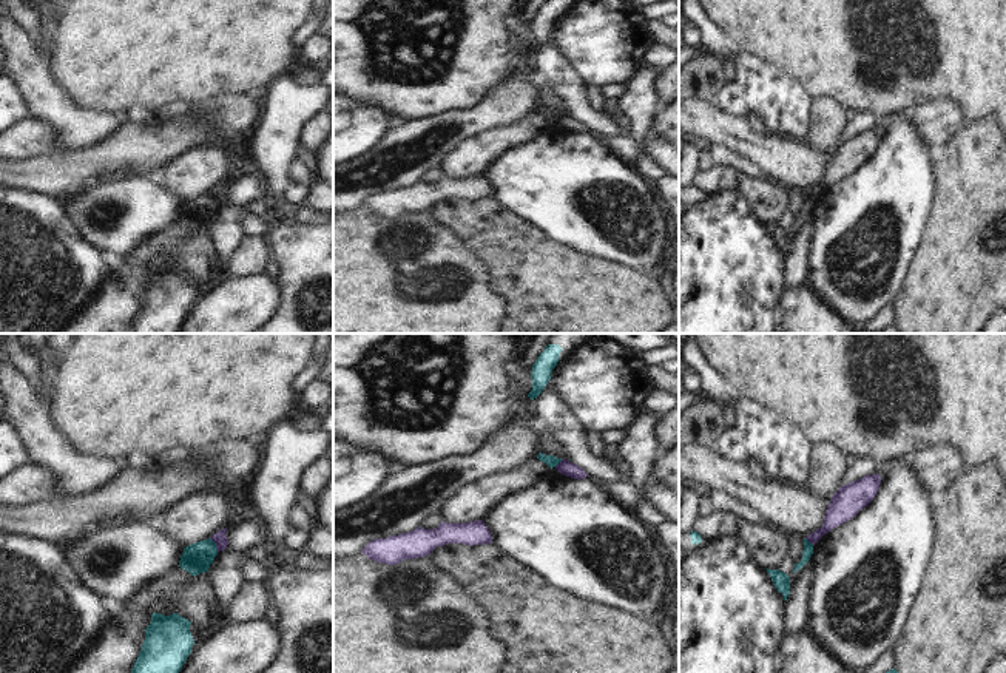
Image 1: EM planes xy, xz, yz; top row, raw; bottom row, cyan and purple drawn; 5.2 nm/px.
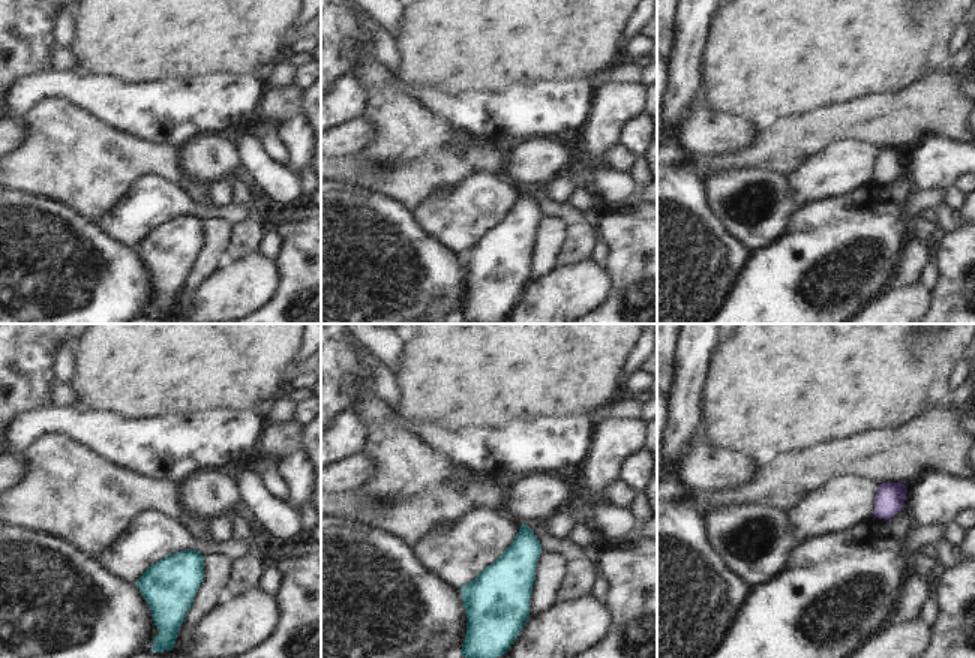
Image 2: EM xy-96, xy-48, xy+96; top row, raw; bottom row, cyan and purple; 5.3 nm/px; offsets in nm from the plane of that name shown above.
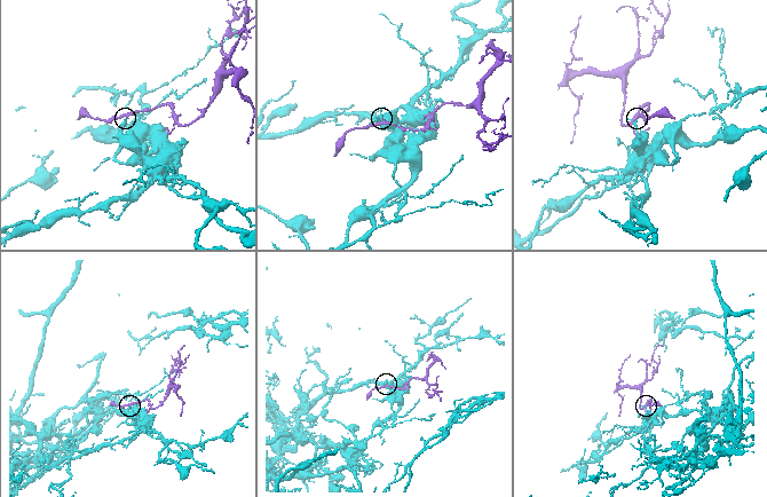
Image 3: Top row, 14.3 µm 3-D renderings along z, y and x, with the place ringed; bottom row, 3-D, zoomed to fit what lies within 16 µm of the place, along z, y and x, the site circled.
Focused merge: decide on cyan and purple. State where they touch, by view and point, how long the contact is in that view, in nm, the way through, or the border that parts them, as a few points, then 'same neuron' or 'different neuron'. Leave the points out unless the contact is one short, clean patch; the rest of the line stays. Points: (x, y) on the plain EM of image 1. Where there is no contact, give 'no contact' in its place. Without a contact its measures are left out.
contact xy (215, 199); length 90 nm; border xy (210, 192), (218, 206); different neuron

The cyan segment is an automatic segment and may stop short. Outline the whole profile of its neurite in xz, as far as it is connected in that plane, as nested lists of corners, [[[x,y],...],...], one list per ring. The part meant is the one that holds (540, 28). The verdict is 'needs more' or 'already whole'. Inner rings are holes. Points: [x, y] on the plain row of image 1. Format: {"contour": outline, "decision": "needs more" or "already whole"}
{"contour": [[[546,0],[532,19],[531,32],[532,43],[528,48],[531,54],[537,52],[548,36],[551,34],[551,26],[557,17],[577,0]]], "decision": "needs more"}

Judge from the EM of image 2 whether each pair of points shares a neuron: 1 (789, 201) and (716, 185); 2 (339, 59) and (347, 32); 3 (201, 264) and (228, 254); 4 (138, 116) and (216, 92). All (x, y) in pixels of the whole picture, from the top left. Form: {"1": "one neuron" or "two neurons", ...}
{"1": "one neuron", "2": "one neuron", "3": "two neurons", "4": "one neuron"}

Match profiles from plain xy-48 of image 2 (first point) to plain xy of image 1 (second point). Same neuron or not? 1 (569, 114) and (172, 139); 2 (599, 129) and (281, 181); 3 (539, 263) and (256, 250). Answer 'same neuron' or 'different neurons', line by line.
1: different neurons
2: same neuron
3: different neurons

